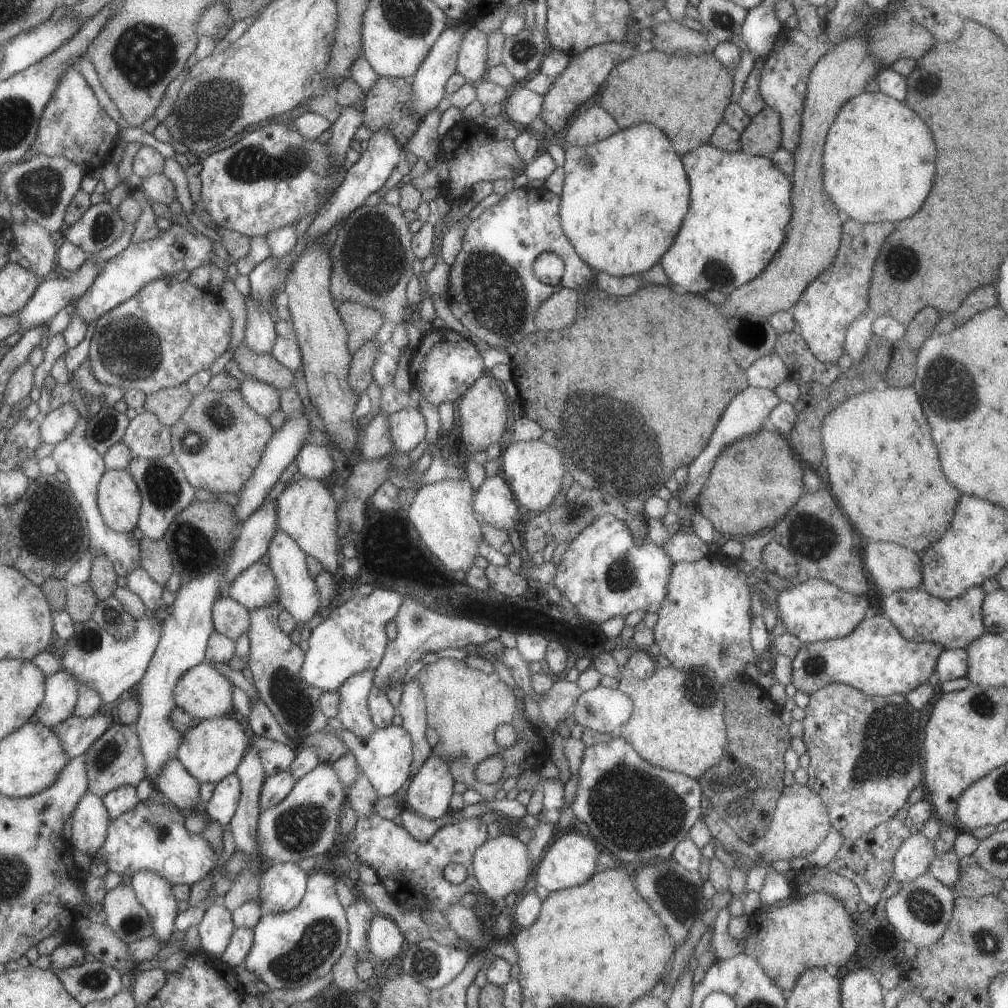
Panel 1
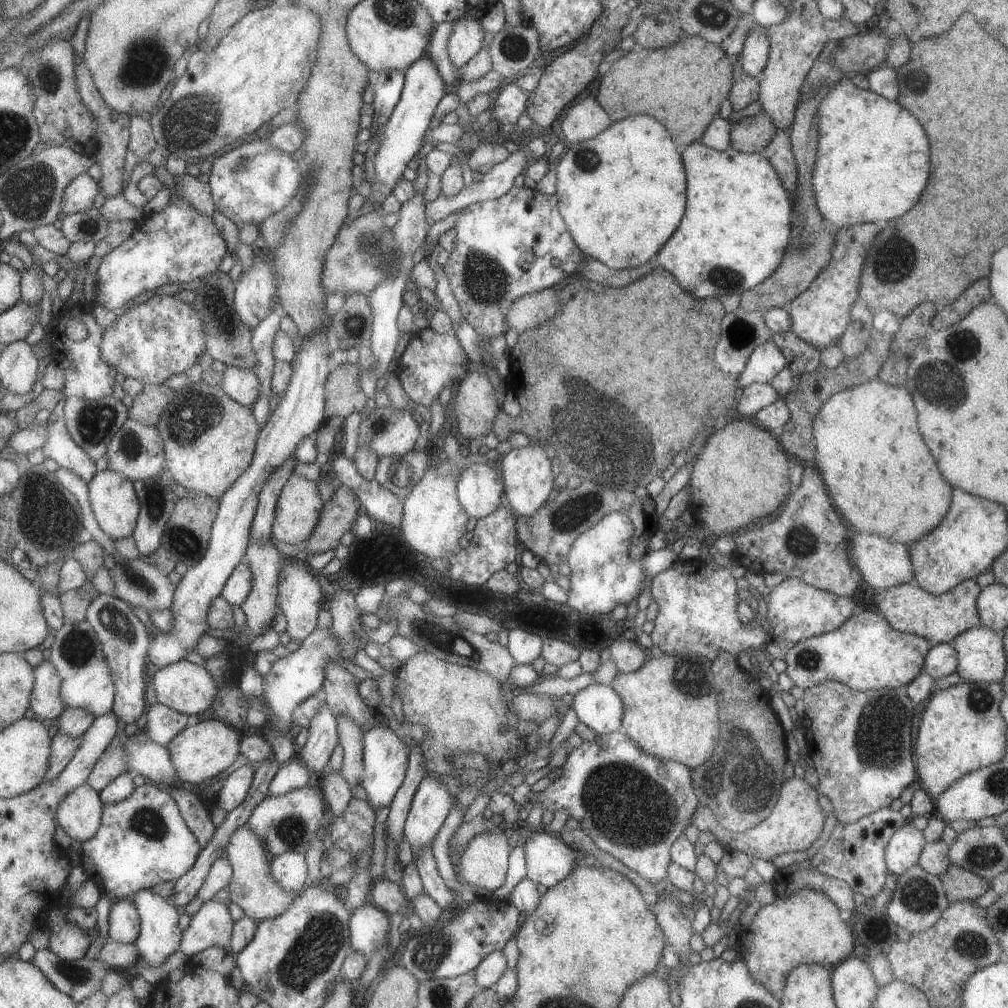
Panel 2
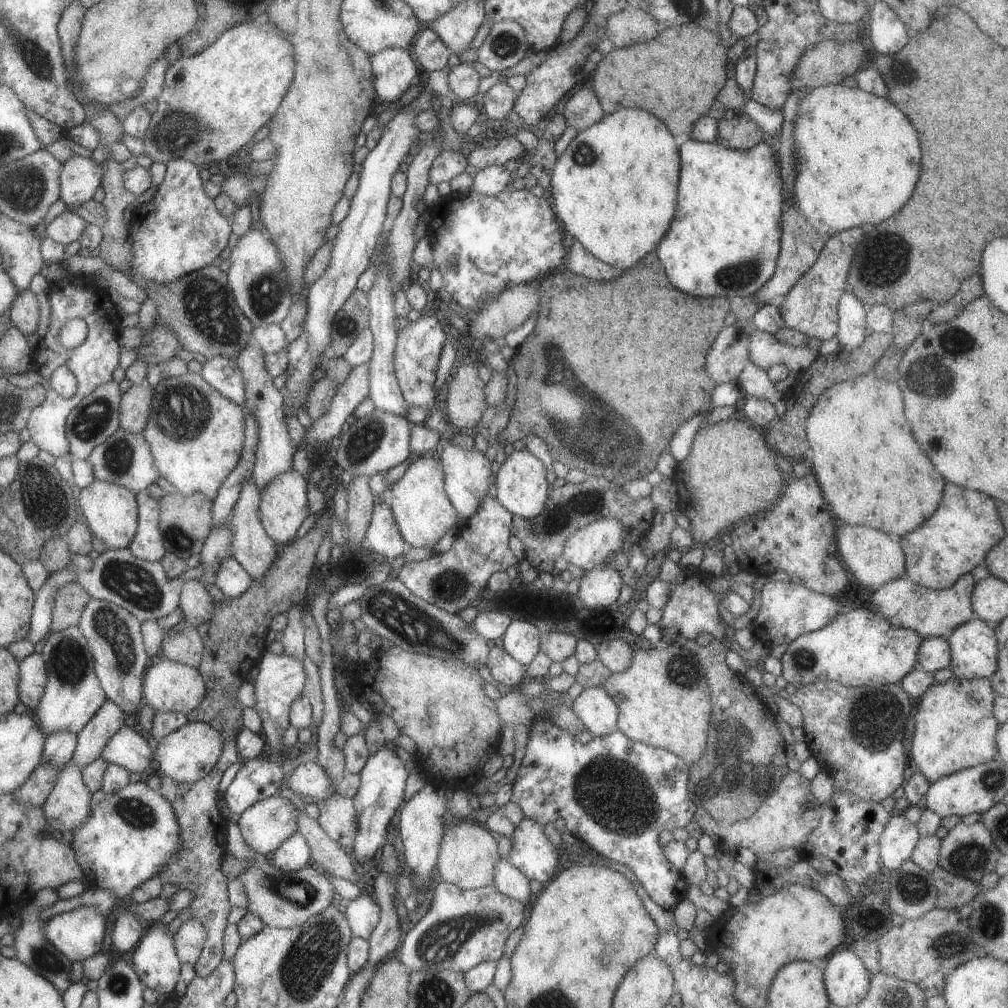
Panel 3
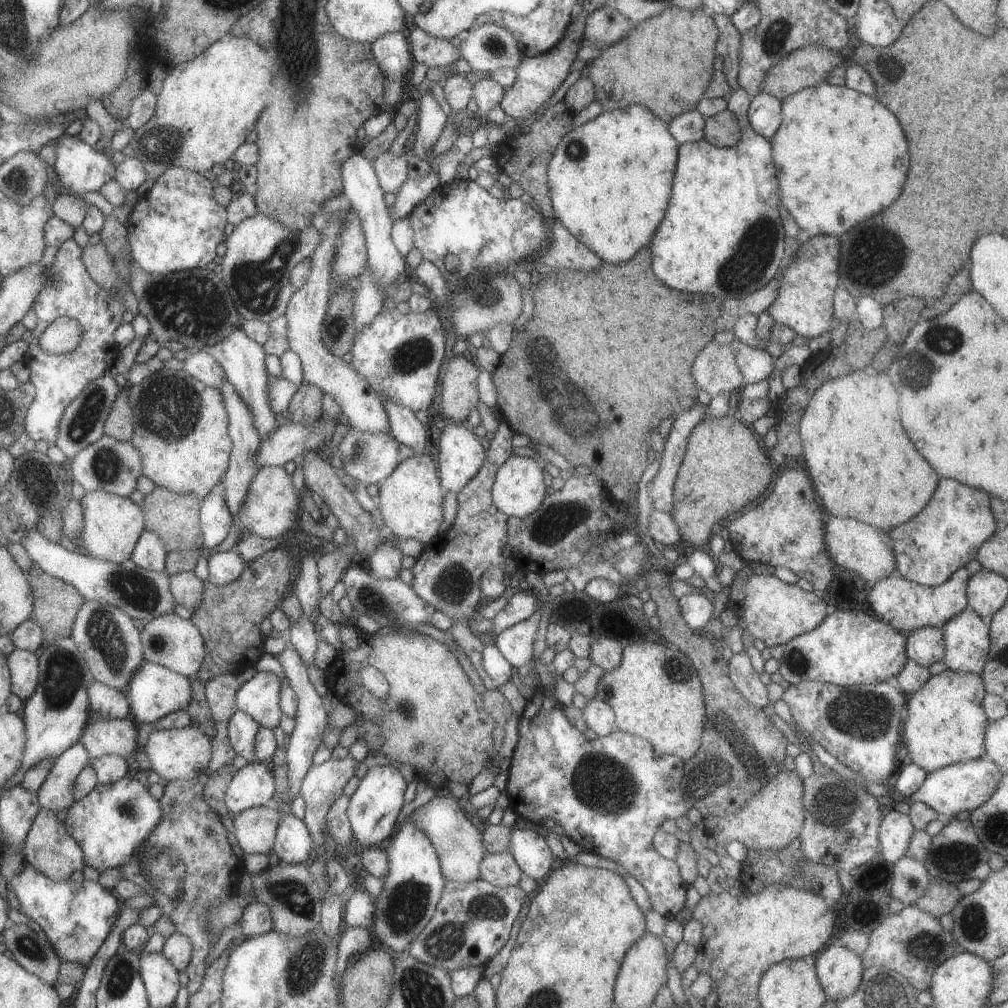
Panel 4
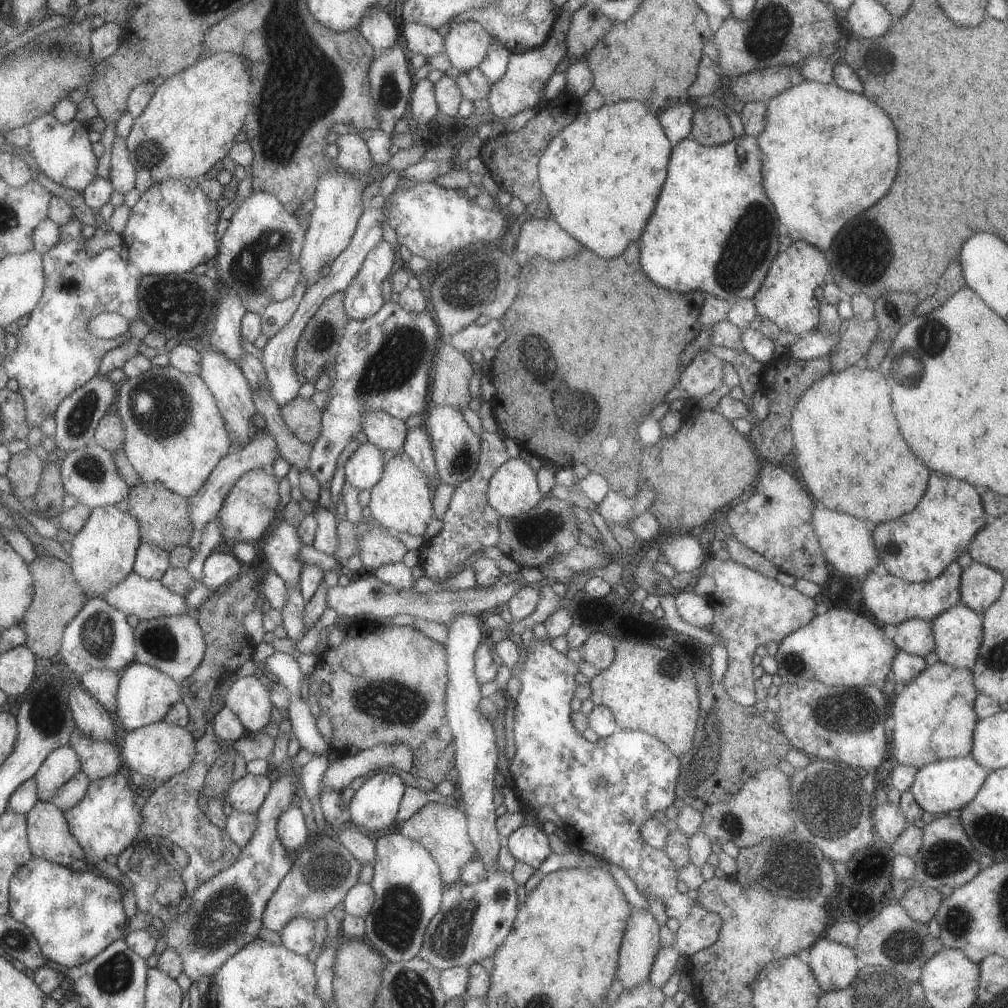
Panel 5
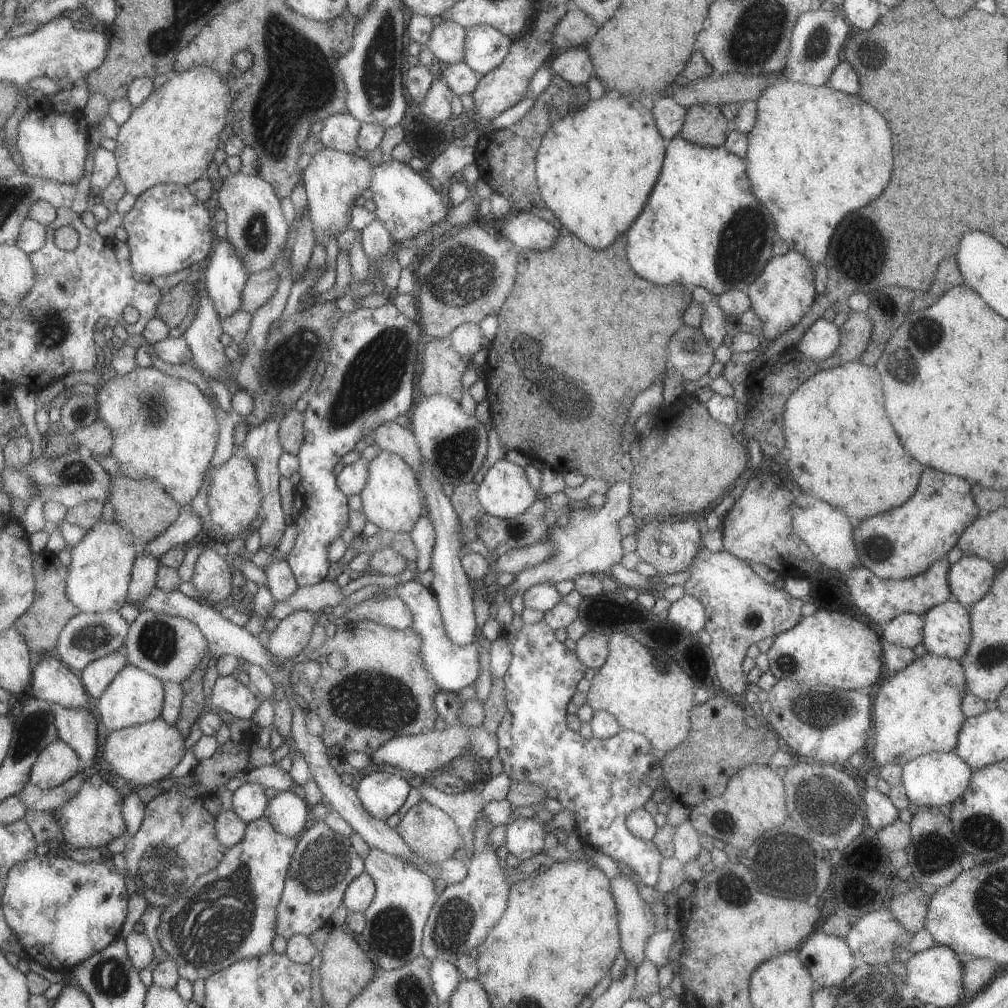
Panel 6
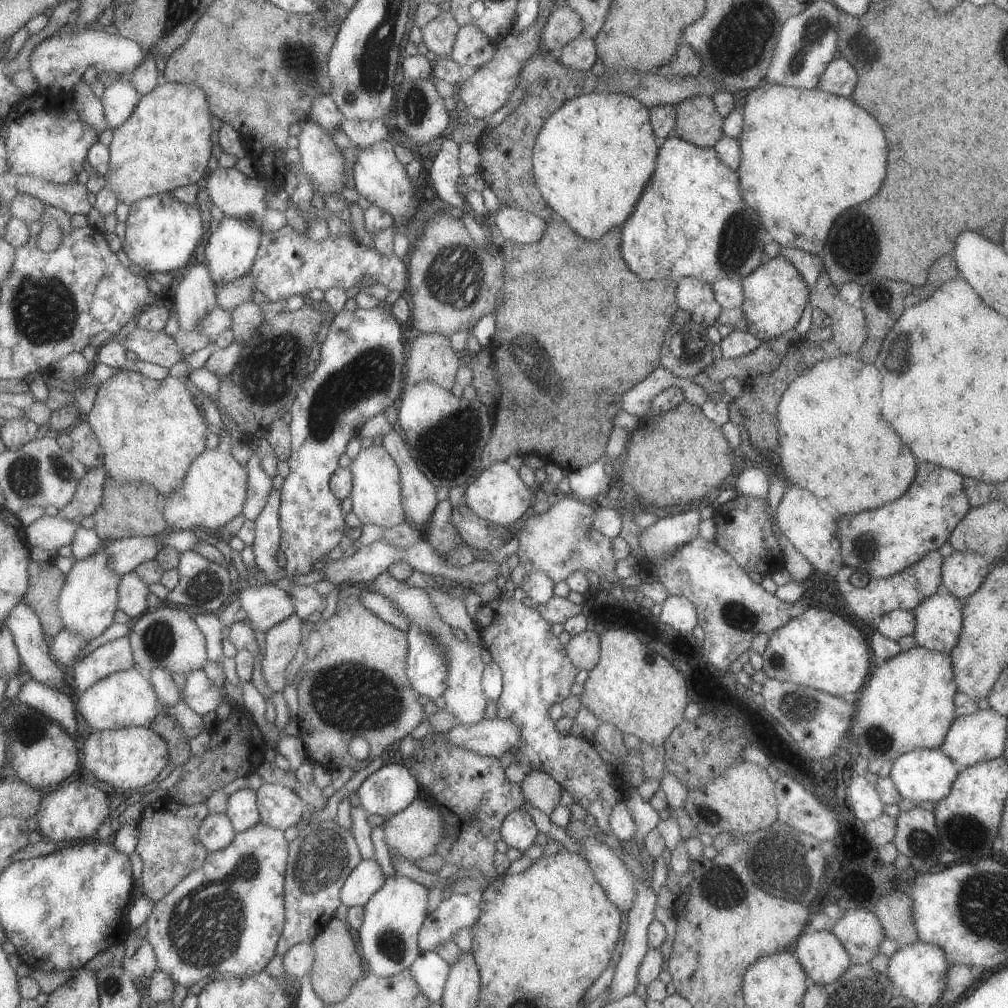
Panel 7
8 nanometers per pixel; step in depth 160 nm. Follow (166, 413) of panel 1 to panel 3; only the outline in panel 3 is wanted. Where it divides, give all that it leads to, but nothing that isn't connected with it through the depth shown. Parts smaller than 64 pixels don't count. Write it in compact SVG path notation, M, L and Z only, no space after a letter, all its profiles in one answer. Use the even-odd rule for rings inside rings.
M143 380L139 384L132 384L120 396L119 429L128 433L142 432L152 406L153 389L147 380Z

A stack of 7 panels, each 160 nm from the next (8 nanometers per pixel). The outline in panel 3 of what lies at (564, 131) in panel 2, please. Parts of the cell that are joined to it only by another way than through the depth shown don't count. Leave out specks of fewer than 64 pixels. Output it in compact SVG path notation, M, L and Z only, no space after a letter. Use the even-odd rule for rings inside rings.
M577 86L562 111L566 126L582 131L599 122L604 116L602 106L595 93Z

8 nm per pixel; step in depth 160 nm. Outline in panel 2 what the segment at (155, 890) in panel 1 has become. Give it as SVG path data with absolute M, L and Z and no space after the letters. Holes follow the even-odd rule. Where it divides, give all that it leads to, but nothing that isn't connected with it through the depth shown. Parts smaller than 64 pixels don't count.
M151 889L138 890L131 901L137 909L140 920L140 932L134 942L138 950L138 965L158 967L167 956L178 949L182 932L177 927L176 906L168 898L158 895Z

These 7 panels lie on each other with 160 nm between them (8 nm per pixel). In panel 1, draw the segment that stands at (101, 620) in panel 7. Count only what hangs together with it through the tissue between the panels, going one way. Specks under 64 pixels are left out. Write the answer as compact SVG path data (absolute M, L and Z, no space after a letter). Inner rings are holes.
M107 469L98 482L96 503L105 524L114 531L129 533L136 527L141 497L126 469Z

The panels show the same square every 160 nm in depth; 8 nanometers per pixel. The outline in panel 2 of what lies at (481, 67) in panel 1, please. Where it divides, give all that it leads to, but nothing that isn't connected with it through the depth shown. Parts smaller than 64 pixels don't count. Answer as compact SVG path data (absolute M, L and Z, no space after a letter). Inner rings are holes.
M469 13L453 24L446 49L453 66L459 69L466 65L476 52L479 52L485 34L477 14Z

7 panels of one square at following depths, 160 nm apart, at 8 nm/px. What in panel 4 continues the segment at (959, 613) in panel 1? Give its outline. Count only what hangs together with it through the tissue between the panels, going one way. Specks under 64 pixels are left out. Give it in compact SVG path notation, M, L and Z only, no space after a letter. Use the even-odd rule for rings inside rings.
M965 567L958 568L943 584L926 587L897 574L871 584L868 602L871 610L896 630L912 631L921 627L942 627L952 616L968 607L966 584L970 575Z

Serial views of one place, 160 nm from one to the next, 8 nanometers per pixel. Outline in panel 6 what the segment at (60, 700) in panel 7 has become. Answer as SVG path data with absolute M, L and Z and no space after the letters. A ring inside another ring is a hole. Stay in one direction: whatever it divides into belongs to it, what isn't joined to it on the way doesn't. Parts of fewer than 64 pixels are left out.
M52 703L54 725L58 738L66 742L76 753L83 768L91 768L97 756L97 720L87 709L65 708L63 705Z

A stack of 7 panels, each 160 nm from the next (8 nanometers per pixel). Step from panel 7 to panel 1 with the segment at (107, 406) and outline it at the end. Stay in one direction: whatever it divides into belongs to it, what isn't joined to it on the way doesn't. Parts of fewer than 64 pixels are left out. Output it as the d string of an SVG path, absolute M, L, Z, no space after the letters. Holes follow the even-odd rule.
M207 389L192 396L189 406L171 427L170 441L173 456L193 488L203 488L215 495L221 492L239 494L245 482L254 473L266 442L269 442L273 433L274 429L269 421L257 414L237 389L224 391Z

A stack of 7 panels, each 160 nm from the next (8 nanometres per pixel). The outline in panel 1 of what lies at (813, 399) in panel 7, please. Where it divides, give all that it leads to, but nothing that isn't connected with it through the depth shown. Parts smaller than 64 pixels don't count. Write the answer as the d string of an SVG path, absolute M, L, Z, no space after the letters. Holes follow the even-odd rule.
M881 386L851 395L829 411L822 422L820 437L824 448L821 469L827 486L843 514L867 541L895 542L922 554L949 528L959 492L947 484L939 470L935 444L921 412L919 398L913 388Z

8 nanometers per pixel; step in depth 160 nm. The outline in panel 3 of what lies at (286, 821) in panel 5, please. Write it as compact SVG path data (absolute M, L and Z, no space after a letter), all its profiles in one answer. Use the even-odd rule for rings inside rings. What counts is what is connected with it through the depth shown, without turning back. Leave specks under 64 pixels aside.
M298 832L285 839L273 851L271 864L284 873L293 873L311 863L310 850L306 840Z

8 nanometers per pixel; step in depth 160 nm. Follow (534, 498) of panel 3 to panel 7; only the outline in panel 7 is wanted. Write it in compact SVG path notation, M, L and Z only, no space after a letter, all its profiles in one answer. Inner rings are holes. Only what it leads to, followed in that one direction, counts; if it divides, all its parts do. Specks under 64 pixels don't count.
M499 461L489 468L479 471L475 478L465 485L465 506L471 516L478 516L491 525L507 528L509 524L519 520L523 512L529 508L529 498L534 489L525 486L521 478L506 461Z

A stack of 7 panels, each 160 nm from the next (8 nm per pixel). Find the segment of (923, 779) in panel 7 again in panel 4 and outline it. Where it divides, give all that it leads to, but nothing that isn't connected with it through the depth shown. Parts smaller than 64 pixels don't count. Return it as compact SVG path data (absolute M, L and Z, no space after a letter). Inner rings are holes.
M978 758L944 766L939 770L927 773L923 784L908 798L909 802L922 802L943 814L945 820L959 814L971 812L985 804L995 792L999 779L1003 776L1000 768L988 758Z

